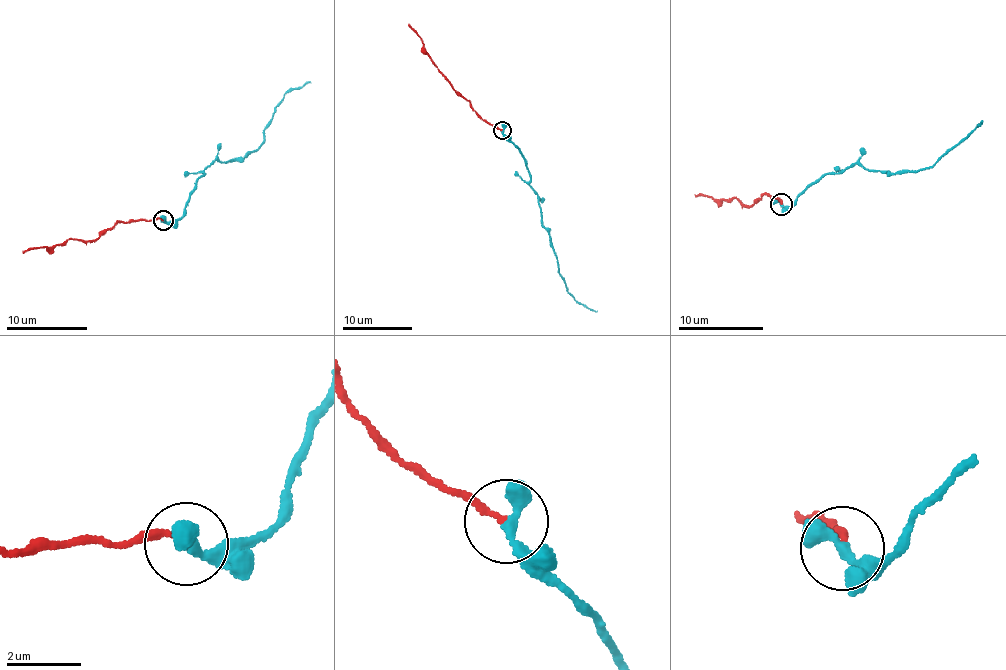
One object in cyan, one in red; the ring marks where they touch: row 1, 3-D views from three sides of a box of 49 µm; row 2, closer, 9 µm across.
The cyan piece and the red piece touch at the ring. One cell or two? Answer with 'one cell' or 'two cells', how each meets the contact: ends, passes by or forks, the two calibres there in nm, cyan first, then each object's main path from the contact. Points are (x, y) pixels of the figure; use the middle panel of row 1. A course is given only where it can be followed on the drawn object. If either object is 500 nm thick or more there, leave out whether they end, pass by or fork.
one cell | cyan passes by | red ends | 280/160 nm | cyan via (501, 130), (529, 170), (529, 185), (537, 196), (541, 224), (548, 232), (558, 274), (570, 294), (596, 312) | red via (501, 130), (487, 123), (453, 88), (426, 51), (423, 40), (408, 24)

